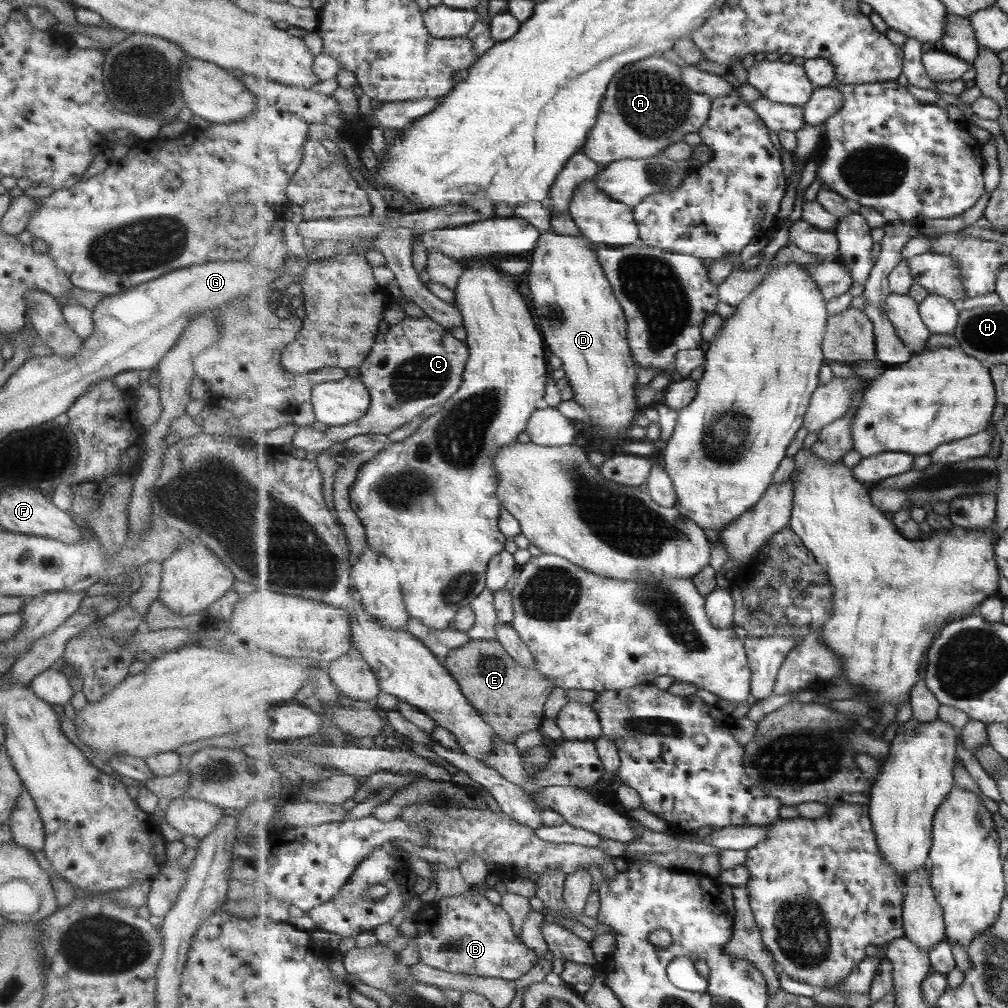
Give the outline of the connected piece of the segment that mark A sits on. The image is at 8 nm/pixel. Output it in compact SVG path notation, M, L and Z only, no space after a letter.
M653 56L626 66L612 78L609 94L605 96L601 118L591 133L583 148L587 156L593 158L597 164L607 168L612 163L626 159L644 159L655 156L673 144L685 141L685 137L692 133L699 133L710 120L713 100L707 95L697 94L687 88L682 69L668 59Z

